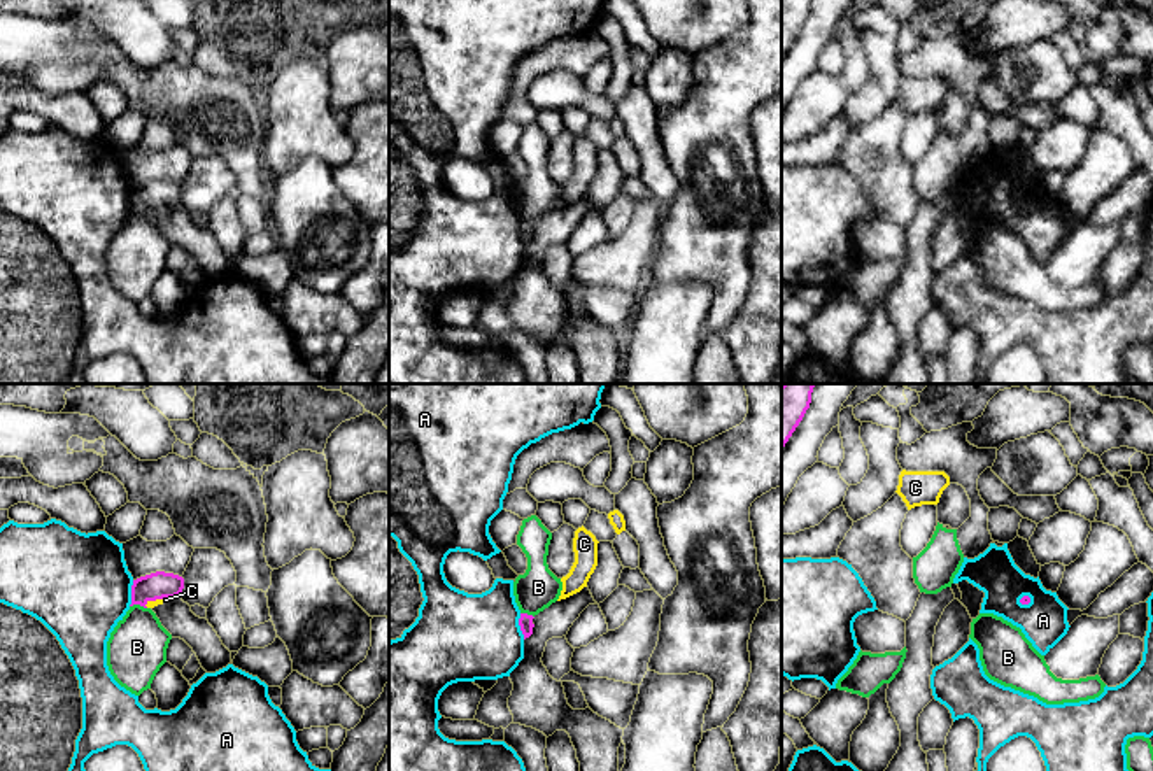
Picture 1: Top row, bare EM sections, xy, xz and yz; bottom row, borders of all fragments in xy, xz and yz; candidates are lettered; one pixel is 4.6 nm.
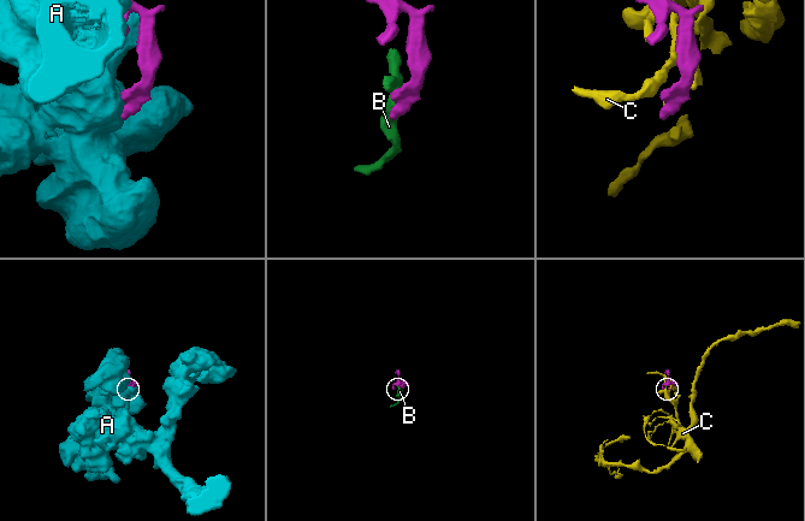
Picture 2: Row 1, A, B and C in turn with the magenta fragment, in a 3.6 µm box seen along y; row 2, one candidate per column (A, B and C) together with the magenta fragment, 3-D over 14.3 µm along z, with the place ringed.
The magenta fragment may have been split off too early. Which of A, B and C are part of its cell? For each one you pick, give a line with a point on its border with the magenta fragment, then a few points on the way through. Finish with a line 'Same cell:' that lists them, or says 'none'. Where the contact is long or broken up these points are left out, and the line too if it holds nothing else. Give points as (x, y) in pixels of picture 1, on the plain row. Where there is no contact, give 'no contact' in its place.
Same cell: none

